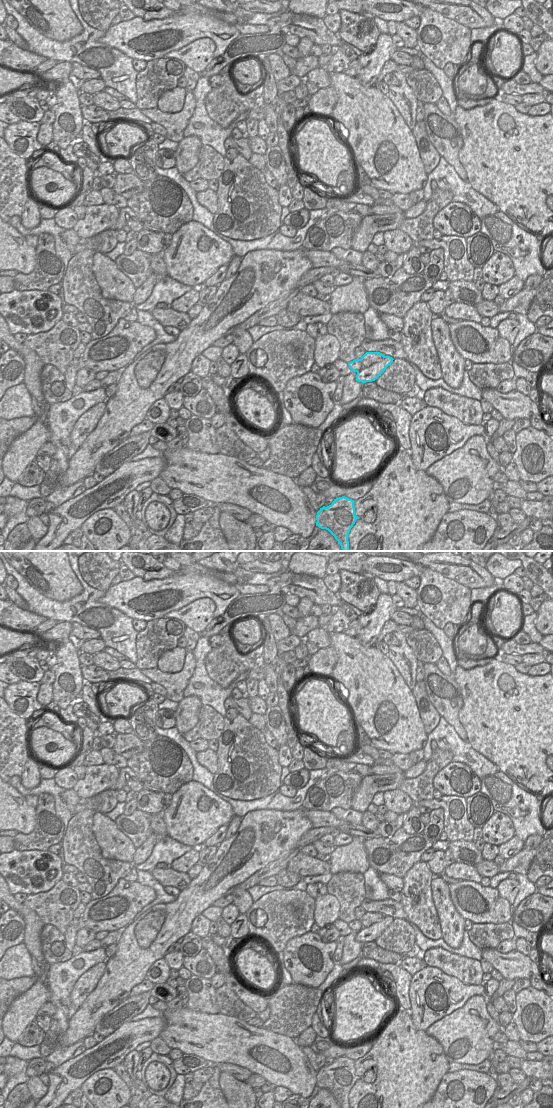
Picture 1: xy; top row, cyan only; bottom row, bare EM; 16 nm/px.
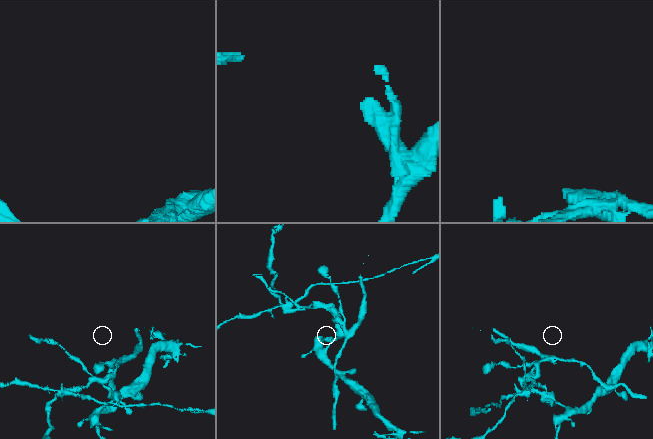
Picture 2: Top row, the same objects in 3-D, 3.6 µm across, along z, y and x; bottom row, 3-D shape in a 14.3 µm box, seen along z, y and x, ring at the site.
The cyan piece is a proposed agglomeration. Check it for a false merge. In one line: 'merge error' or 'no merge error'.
merge error

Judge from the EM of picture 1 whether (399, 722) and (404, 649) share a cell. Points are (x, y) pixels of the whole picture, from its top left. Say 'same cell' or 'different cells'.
different cells

